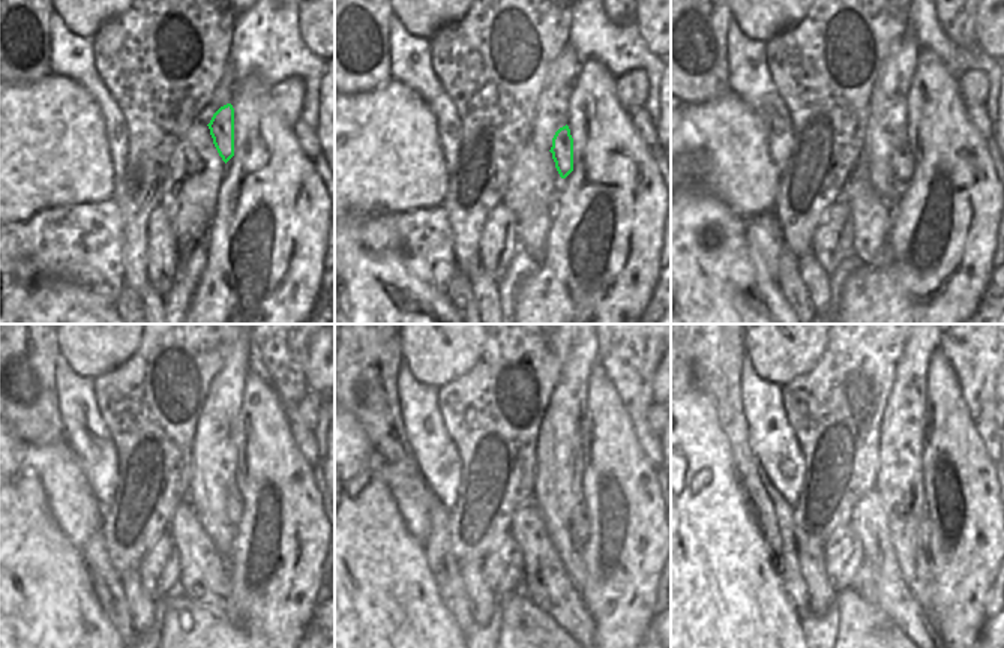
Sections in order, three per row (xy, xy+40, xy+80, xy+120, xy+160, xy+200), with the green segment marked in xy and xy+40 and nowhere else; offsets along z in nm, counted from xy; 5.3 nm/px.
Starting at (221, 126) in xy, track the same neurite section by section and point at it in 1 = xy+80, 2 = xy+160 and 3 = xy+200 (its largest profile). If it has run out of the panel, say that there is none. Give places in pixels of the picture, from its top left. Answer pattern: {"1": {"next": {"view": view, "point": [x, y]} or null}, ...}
{"1": {"next": {"view": "xy+80", "point": [902, 162]}}, "2": {"next": {"view": "xy+160", "point": [578, 521]}}, "3": {"next": {"view": "xy+200", "point": [923, 530]}}}

